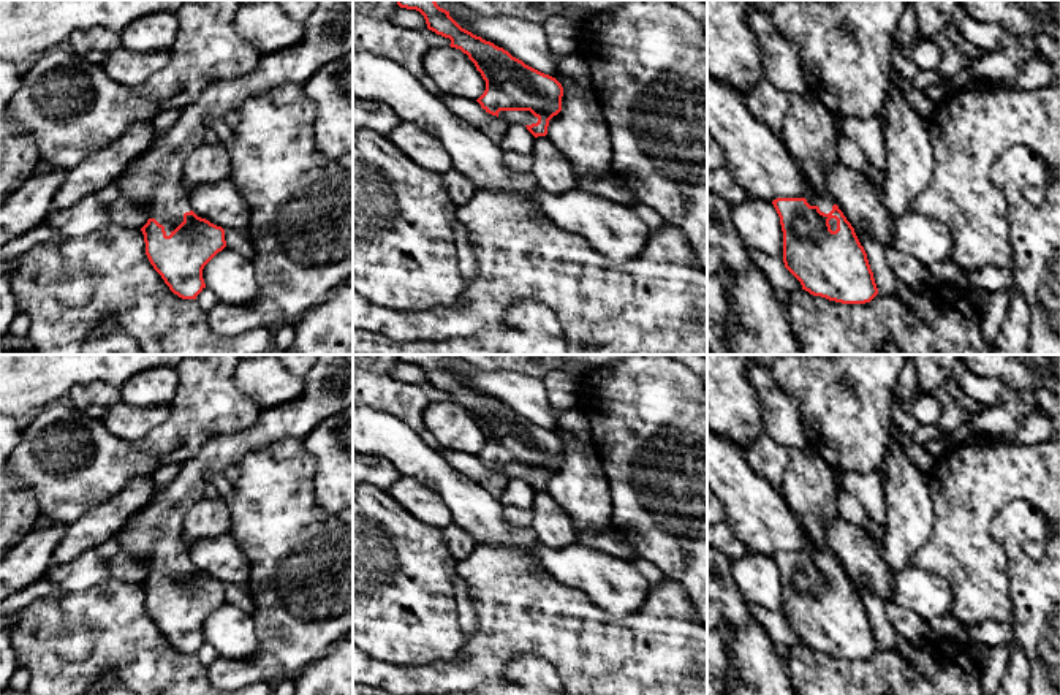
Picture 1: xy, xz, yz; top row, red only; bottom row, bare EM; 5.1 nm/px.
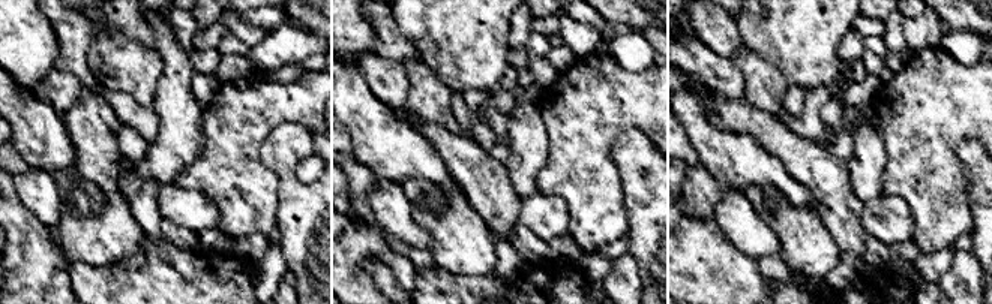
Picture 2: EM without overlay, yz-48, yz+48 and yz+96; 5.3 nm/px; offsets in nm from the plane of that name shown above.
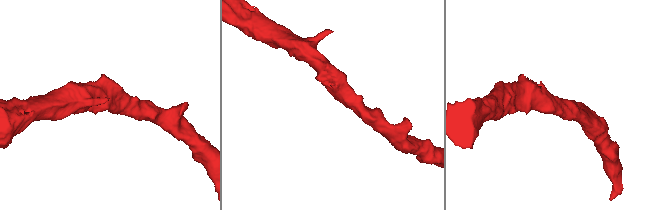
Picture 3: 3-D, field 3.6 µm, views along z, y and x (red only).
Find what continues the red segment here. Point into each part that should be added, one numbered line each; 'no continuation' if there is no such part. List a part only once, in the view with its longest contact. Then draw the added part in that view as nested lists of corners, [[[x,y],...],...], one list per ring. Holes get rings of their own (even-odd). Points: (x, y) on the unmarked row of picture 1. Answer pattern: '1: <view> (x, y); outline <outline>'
1: xz (522, 472); outline [[[500,465],[498,472],[508,478],[532,480],[538,477],[530,465]]]

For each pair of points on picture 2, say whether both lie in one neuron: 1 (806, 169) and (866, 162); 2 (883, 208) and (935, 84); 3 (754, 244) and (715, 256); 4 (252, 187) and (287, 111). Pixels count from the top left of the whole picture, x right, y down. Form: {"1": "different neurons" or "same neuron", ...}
{"1": "different neurons", "2": "different neurons", "3": "different neurons", "4": "same neuron"}

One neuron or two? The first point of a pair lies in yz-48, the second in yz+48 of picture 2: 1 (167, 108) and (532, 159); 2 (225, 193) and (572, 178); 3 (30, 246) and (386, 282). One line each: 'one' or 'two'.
1: one
2: one
3: one

